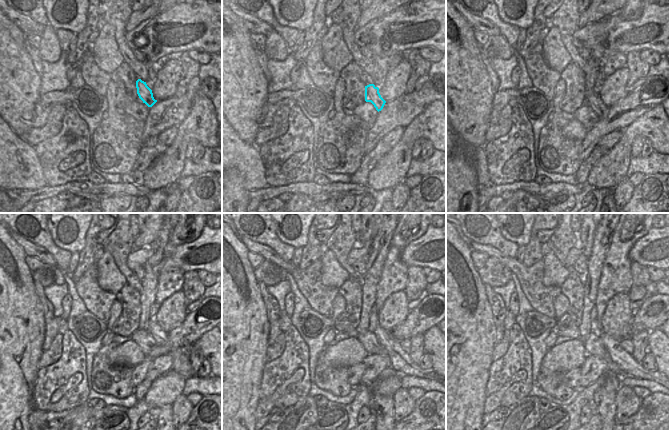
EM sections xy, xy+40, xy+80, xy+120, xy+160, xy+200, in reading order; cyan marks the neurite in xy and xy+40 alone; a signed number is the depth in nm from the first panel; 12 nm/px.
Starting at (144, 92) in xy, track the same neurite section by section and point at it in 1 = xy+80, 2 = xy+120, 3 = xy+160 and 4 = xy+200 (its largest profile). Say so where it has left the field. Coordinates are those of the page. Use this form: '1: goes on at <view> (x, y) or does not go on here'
1: goes on at xy+80 (594, 99)
2: goes on at xy+120 (160, 336)
3: goes on at xy+160 (385, 338)
4: goes on at xy+200 (611, 343)

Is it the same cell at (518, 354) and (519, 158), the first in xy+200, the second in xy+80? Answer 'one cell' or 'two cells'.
two cells

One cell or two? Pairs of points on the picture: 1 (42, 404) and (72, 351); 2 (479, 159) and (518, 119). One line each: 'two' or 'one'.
1: one
2: two

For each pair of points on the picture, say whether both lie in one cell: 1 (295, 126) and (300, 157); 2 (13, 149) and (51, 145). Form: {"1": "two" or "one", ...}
{"1": "two", "2": "two"}

